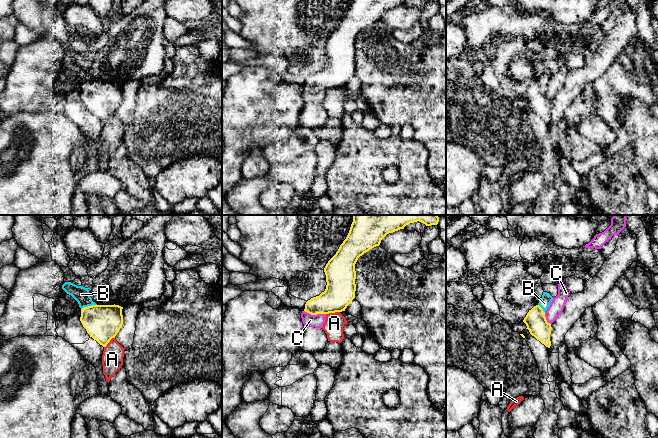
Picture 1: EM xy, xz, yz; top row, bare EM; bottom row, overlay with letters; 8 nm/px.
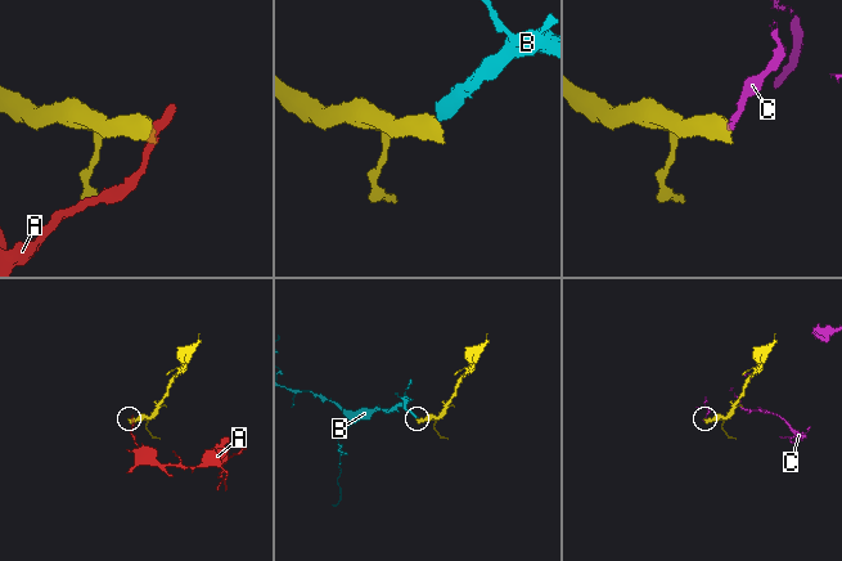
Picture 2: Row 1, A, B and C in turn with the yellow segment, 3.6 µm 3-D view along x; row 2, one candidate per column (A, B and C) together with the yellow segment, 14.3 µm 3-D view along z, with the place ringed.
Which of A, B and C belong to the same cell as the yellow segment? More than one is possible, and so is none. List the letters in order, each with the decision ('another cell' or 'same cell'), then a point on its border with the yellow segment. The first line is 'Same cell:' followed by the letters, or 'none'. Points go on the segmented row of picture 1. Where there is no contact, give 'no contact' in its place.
Same cell: B
A: another cell; contact xz (332, 312)
B: same cell; contact xy (88, 306)
C: another cell; contact xz (315, 314)

